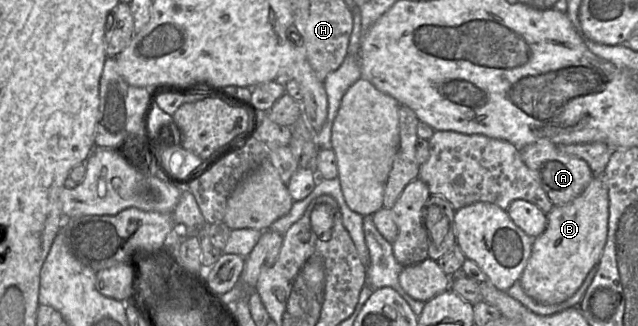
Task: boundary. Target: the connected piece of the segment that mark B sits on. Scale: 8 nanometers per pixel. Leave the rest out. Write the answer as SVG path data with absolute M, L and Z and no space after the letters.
M595 175L586 189L574 200L555 205L547 216L544 232L533 239L531 255L519 279L524 292L537 302L559 304L570 298L581 286L590 270L597 266L607 241L609 199L602 175Z

